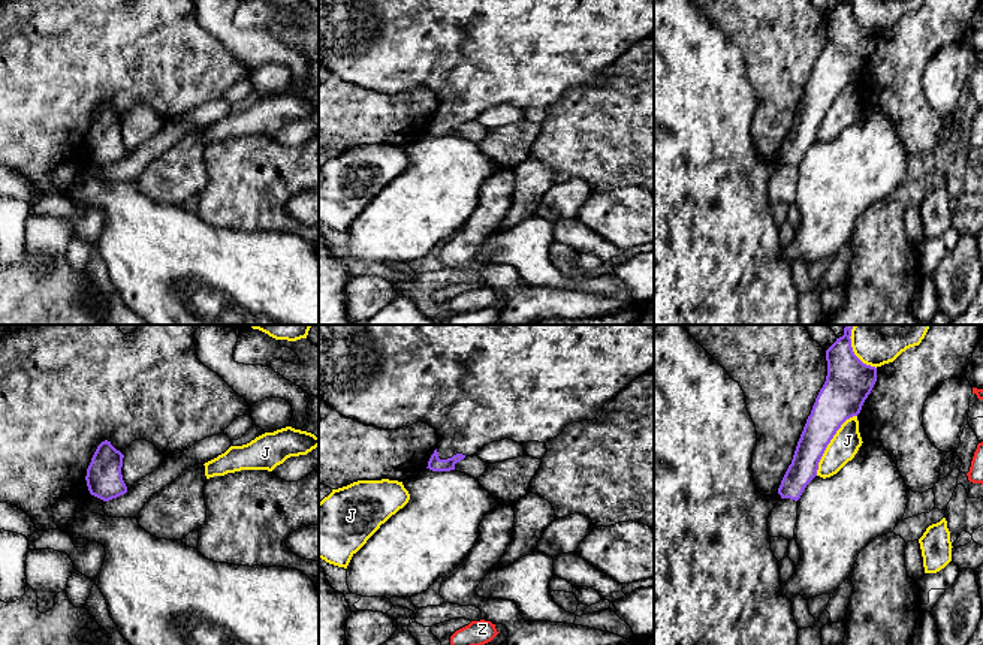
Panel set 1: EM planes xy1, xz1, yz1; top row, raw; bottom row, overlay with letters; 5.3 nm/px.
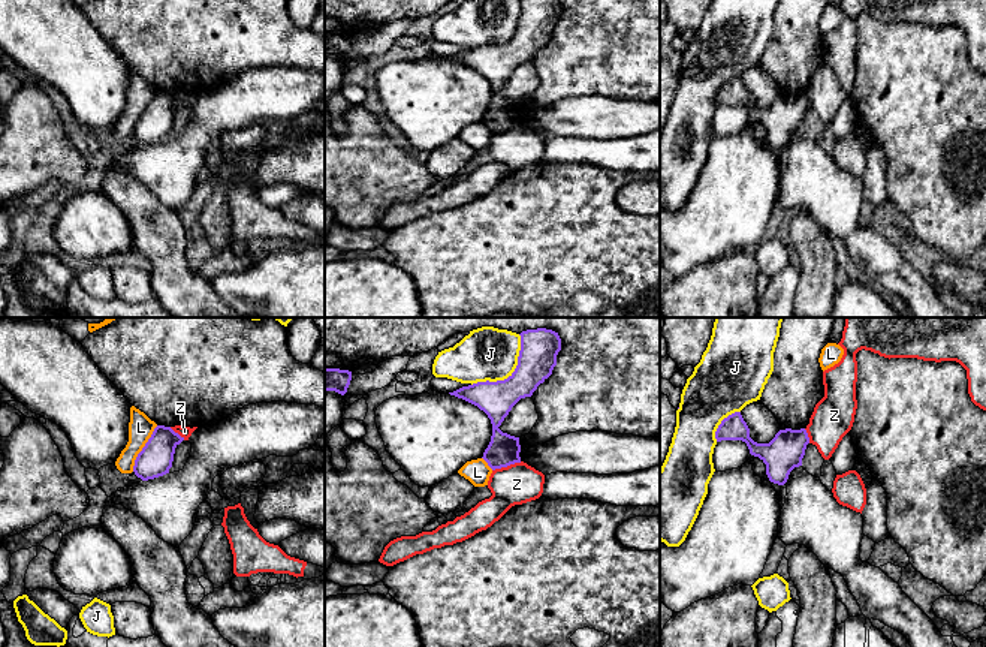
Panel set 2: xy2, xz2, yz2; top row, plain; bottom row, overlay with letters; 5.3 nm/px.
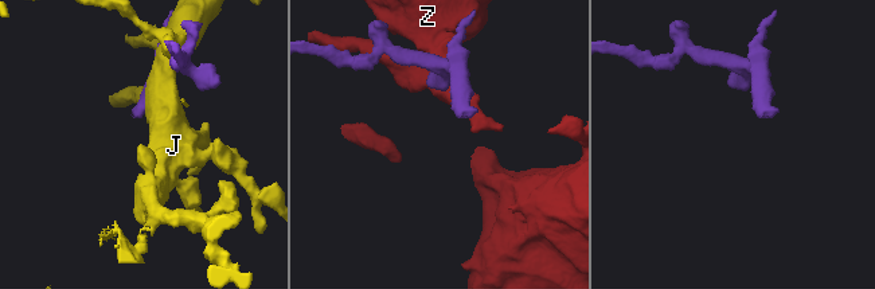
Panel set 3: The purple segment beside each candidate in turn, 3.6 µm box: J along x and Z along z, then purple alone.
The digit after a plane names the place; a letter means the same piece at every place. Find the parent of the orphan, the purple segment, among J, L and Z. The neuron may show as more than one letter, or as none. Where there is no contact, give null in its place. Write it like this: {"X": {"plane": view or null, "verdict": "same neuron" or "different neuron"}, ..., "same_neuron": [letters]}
{"J": {"plane": "xz2", "verdict": "different neuron"}, "L": {"plane": "xy2", "verdict": "different neuron"}, "Z": {"plane": "xz2", "verdict": "different neuron"}, "same_neuron": []}

